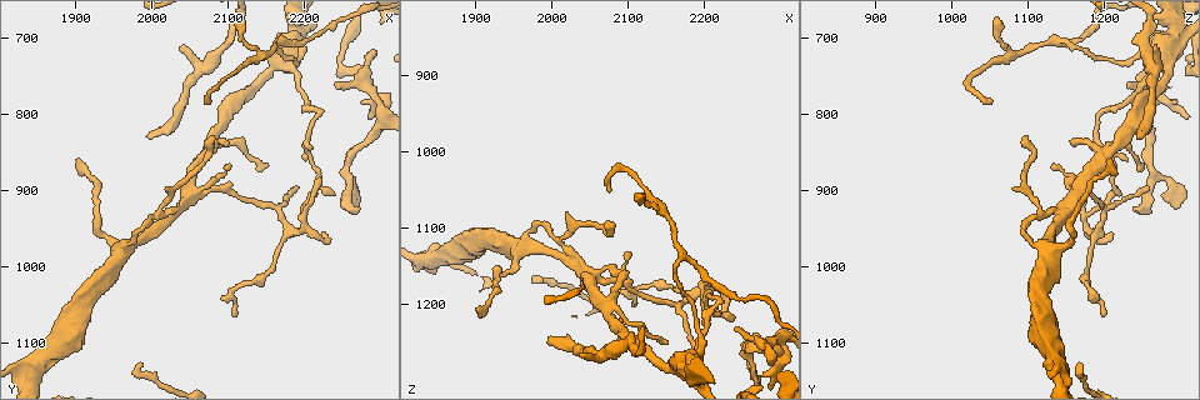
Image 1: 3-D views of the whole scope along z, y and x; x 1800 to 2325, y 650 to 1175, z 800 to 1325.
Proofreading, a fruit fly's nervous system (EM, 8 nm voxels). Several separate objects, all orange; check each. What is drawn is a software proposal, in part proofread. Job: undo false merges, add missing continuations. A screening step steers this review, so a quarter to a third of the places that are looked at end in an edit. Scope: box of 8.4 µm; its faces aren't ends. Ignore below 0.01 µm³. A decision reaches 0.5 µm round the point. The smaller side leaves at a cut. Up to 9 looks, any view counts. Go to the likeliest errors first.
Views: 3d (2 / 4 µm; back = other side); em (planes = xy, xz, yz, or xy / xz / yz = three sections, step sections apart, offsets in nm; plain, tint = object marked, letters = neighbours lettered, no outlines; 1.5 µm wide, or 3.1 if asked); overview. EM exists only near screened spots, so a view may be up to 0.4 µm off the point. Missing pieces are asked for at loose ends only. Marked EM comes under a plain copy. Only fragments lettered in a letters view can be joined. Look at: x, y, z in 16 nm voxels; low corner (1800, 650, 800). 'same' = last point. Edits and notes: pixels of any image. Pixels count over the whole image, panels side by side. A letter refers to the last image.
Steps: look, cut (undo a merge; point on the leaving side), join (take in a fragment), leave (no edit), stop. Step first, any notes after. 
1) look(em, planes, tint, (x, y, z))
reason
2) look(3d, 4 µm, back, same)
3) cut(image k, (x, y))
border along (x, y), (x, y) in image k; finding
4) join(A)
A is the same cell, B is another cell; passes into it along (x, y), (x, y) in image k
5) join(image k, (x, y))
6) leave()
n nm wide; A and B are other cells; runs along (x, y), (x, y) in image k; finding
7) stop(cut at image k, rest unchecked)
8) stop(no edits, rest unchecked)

look(em, xy, step 4, letters, (1995, 830, 1245))
branch stops here

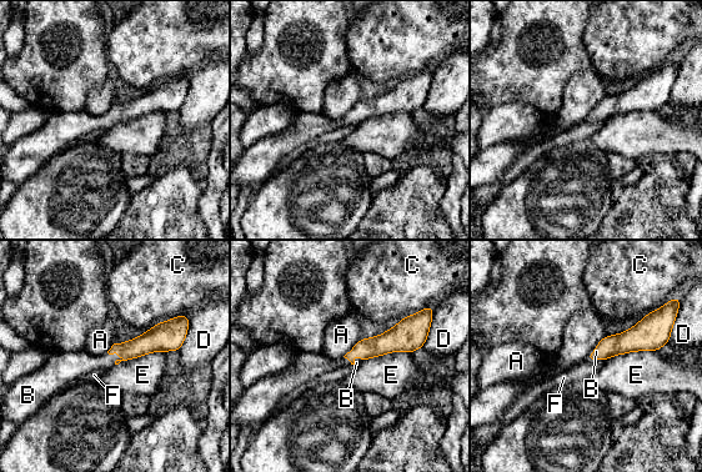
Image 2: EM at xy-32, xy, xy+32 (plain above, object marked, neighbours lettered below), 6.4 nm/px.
join(B)
120 nm wide; B is the same cell, A, C, D, E and F are other cells; passes into it along (154, 340), (116, 350), (80, 363) in image 2; the neuron continues

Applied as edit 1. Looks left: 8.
look(overview)
redraw

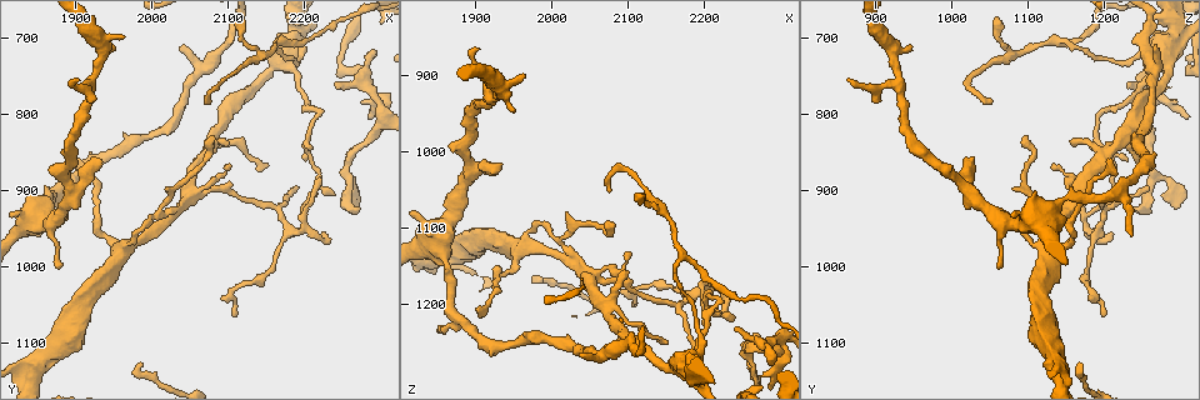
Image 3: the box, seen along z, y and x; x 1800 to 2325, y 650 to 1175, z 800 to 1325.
look(3d, 4 µm, (2275, 930, 1240))
tapers out

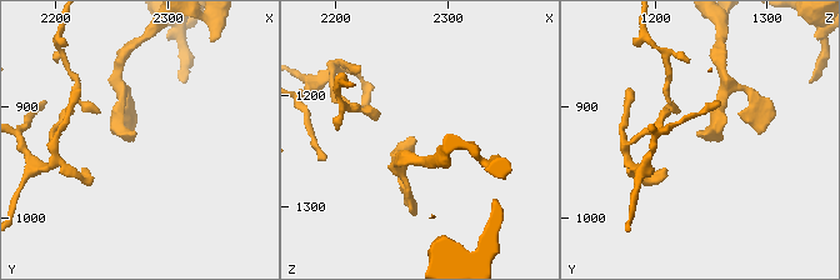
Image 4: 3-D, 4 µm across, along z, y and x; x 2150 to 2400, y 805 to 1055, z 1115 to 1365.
look(em, xy, step 8, tint, (2274, 924, 1240))
need the tissue

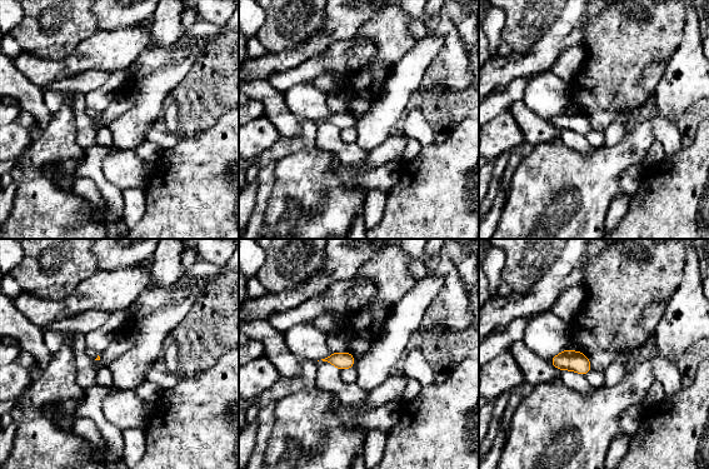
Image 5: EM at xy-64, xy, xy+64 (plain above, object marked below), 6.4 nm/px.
look(em, planes, letters, same)

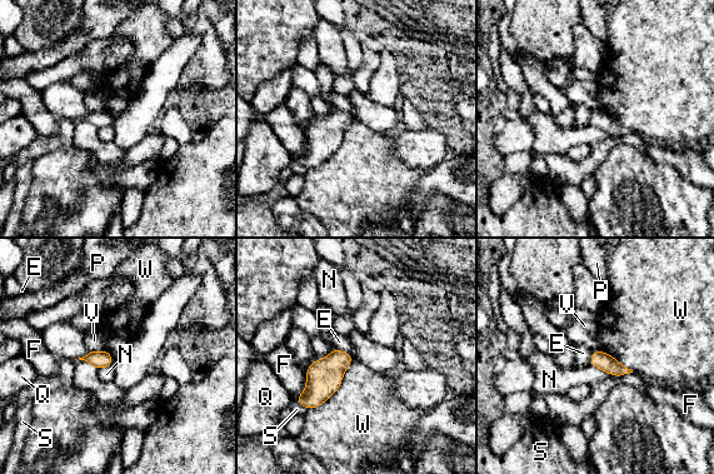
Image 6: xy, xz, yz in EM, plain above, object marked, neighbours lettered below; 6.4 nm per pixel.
leave()
E, F, N, P, Q, S, V and W are other cells; border along (353, 359), (340, 385), (308, 409) in image 6; none of them fits

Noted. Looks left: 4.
look(3d, 2 µm, (2155, 865, 1245))
branch stops here

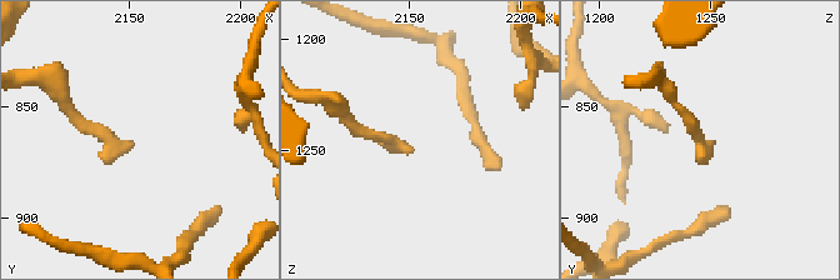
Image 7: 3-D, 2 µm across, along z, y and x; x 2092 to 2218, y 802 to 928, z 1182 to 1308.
look(em, planes, letters, (2153, 867, 1248))
need the tissue

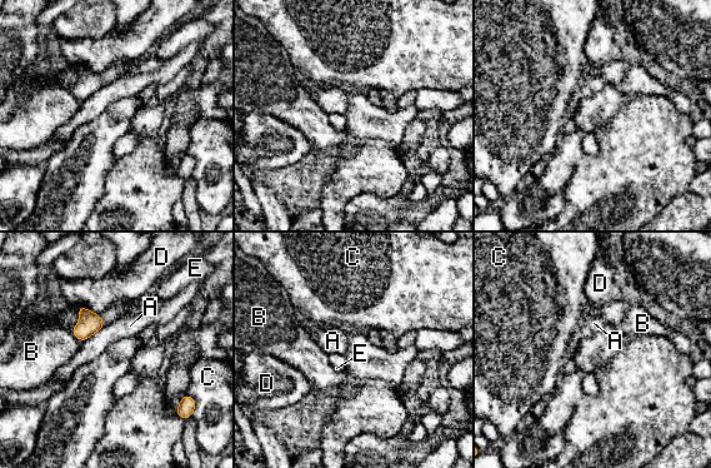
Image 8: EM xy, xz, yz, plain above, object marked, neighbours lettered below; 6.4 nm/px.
leave()
140 nm wide; D touches over 220 nm; A, B, C, D and E are other cells; none of them fits

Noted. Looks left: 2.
look(3d, 4 µm, back, (2080, 830, 1100))
free end

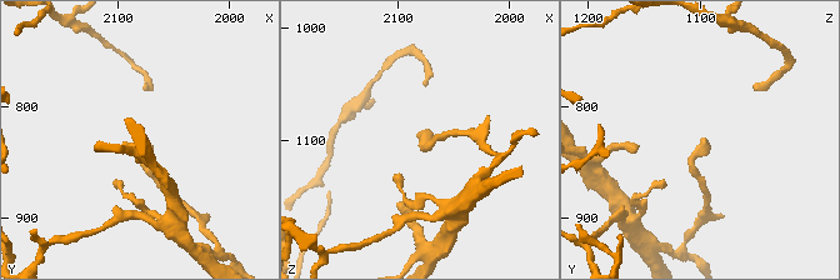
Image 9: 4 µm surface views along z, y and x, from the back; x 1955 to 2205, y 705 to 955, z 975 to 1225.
look(em, planes, letters, (2080, 828, 1096))
need the tissue

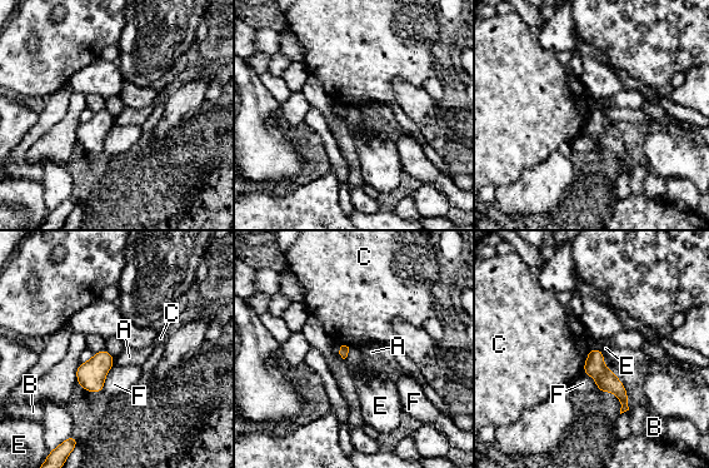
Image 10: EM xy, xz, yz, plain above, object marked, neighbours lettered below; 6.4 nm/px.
leave()
A, B, C, E and F are other cells; runs along (593, 352), (624, 407) in image 10; none of them fits

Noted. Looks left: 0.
stop(join at image 2, rest unchecked)

